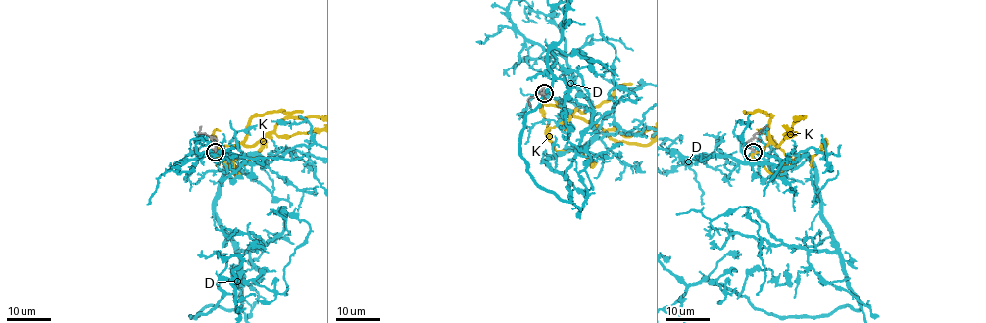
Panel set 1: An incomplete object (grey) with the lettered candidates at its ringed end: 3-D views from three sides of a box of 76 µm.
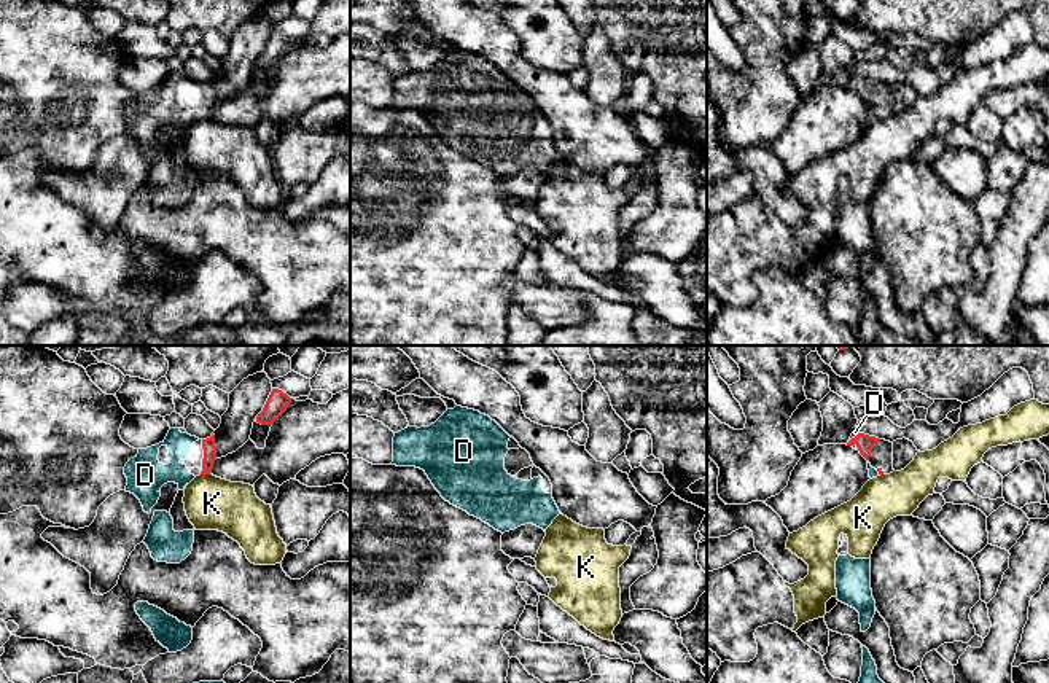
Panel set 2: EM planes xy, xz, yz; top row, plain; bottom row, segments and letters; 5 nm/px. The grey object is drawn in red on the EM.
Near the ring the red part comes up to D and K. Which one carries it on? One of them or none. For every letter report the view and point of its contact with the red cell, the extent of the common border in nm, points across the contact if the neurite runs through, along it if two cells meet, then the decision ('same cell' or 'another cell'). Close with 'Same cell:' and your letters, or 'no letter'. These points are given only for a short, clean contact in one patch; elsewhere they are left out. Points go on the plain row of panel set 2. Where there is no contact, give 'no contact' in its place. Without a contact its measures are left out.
D: contact yz (855, 80); length 80 nm; way yz (865, 86), (855, 80), (855, 75); same cell
K: contact xy (204, 117); length 60 nm; border xy (209, 117), (199, 120); another cell
Same cell: D

